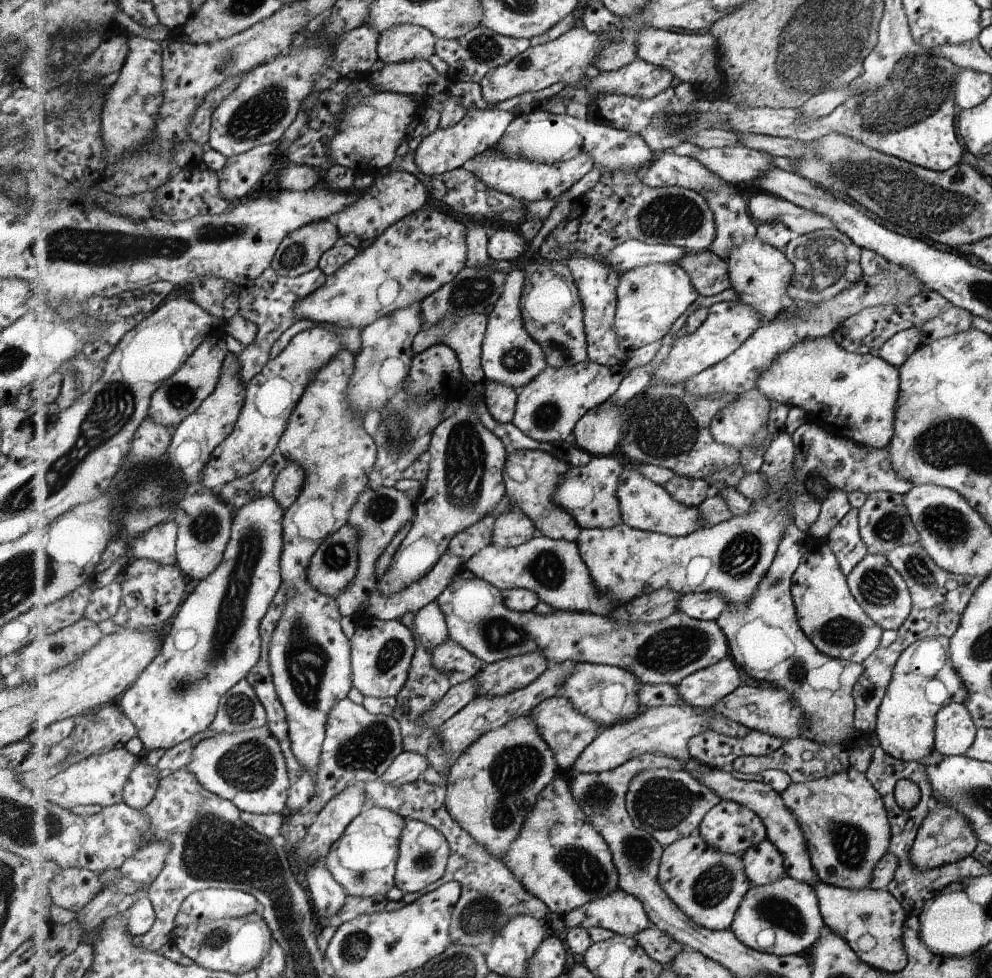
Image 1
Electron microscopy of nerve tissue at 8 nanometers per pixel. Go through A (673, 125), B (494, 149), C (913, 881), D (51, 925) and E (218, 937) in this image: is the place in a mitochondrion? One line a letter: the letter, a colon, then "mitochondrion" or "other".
A: mitochondrion
B: other
C: other
D: other
E: mitochondrion

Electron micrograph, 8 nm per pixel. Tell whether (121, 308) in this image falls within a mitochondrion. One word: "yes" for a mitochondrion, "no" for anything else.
no

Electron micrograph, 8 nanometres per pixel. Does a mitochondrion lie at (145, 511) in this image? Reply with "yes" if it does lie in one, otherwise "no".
yes

